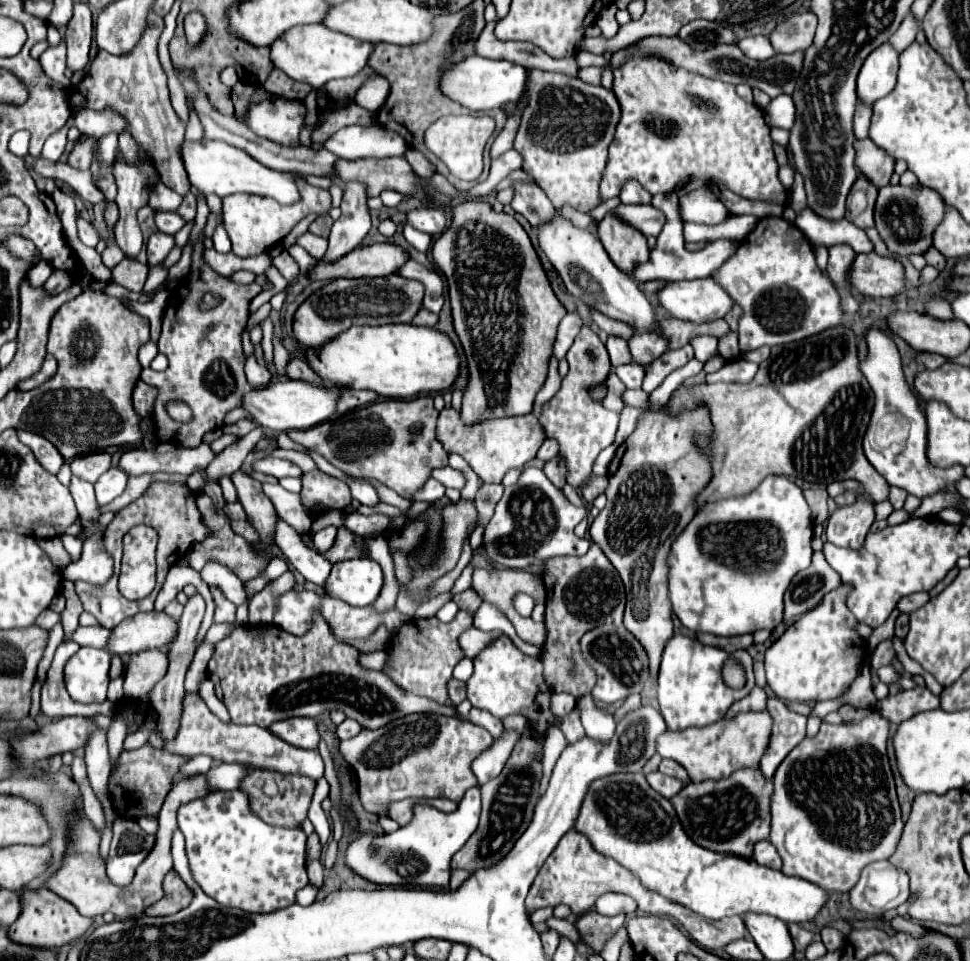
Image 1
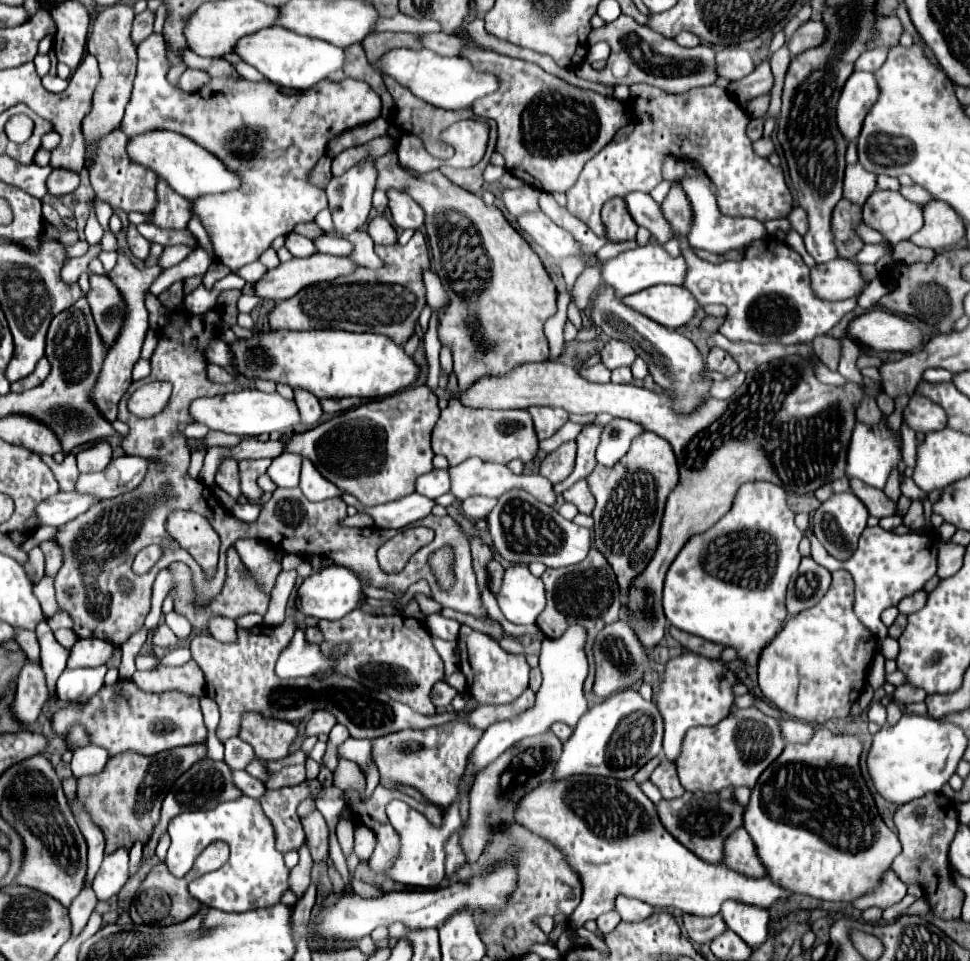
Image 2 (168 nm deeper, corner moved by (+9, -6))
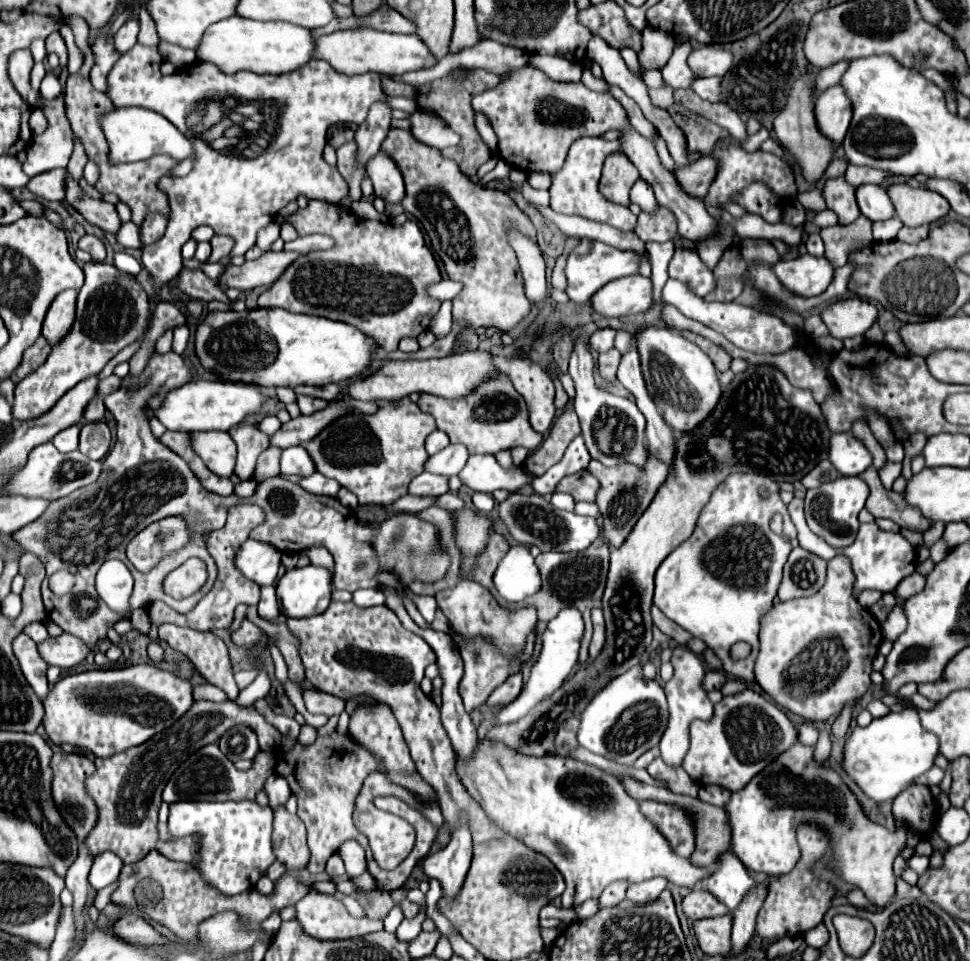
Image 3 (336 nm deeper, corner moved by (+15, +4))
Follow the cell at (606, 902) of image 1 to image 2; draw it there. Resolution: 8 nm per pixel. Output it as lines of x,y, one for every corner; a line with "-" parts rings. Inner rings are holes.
618,897
616,911
622,915
622,921
644,921
654,913
654,907
644,901
638,901
638,899

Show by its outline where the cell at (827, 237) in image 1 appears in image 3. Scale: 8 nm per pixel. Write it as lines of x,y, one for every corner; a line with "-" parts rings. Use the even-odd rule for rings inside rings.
898,217
888,219
888,221
876,221
876,223
872,223
874,241
878,241
878,243
894,241
896,239
896,233
900,231
900,227
902,227
902,221

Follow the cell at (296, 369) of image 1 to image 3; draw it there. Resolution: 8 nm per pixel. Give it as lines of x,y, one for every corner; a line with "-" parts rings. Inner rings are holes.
298,395
296,403
298,403
298,407
300,407
300,413
302,413
302,415
316,413
316,411
320,411
320,409
324,409
324,407
328,405
328,401
314,399
314,397
308,397
308,395

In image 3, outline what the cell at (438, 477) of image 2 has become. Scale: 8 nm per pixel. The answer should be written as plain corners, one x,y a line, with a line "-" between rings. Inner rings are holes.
448,445
426,461
424,471
452,477
452,475
460,473
460,469
466,465
466,461
468,461
468,451
464,445

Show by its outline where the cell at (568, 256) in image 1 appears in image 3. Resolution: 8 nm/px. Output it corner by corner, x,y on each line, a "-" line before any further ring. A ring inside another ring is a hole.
648,325
638,329
634,339
648,393
652,395
664,421
678,433
694,429
708,417
720,399
720,383
710,357
706,357
698,345
682,337
680,331
670,327

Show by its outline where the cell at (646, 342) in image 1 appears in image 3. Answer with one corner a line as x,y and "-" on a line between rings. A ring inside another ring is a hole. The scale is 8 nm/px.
606,327
606,329
598,329
598,331
588,339
588,343
590,343
592,351
604,353
604,351
614,349
614,339
616,339
616,331
610,329
610,327

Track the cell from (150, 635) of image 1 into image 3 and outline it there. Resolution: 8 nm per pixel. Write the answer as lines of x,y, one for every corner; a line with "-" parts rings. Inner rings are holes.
62,633
60,637
48,637
44,643
38,645
40,655
48,665
56,665
60,669
70,669
82,663
92,649
84,645
78,637
72,637
70,633

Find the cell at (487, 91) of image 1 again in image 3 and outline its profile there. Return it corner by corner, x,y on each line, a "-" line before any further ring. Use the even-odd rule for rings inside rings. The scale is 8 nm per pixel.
368,27
334,31
334,33
318,37
314,57
328,61
334,69
346,75
376,71
376,73
394,77
394,75
404,75
410,71
430,69
438,63
438,59
432,55
432,51
424,45
424,41
418,35
396,35
396,33
376,31

